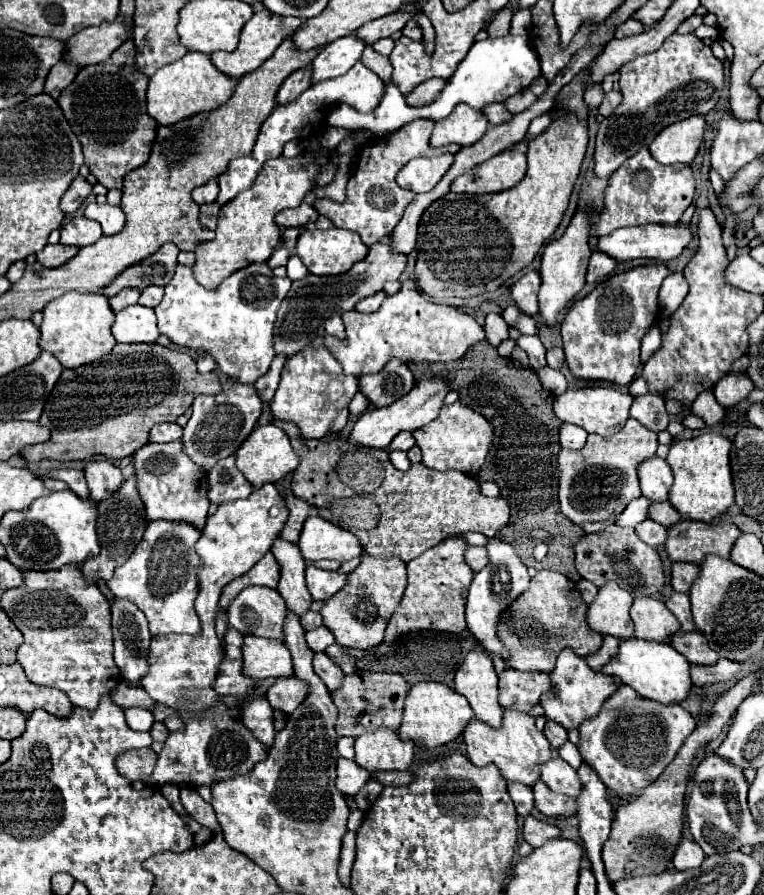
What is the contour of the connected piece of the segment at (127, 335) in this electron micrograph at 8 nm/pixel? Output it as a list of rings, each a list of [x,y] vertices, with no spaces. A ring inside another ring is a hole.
[[[139,304],[117,312],[113,324],[113,336],[117,342],[125,344],[135,344],[135,342],[155,344],[159,338],[155,312]]]

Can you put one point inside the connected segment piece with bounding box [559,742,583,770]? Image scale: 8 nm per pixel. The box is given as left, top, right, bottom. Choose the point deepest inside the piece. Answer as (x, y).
(569, 753)

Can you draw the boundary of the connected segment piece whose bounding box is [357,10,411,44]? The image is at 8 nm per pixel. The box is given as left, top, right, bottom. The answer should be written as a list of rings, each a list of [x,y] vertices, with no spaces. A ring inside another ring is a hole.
[[[397,10],[395,14],[387,14],[383,18],[375,18],[367,24],[363,24],[357,30],[357,36],[363,38],[367,44],[373,44],[379,38],[387,38],[399,30],[403,30],[403,26],[411,20],[411,12],[407,10]]]

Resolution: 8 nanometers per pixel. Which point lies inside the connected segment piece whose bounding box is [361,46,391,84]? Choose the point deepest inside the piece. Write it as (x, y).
(376, 63)

